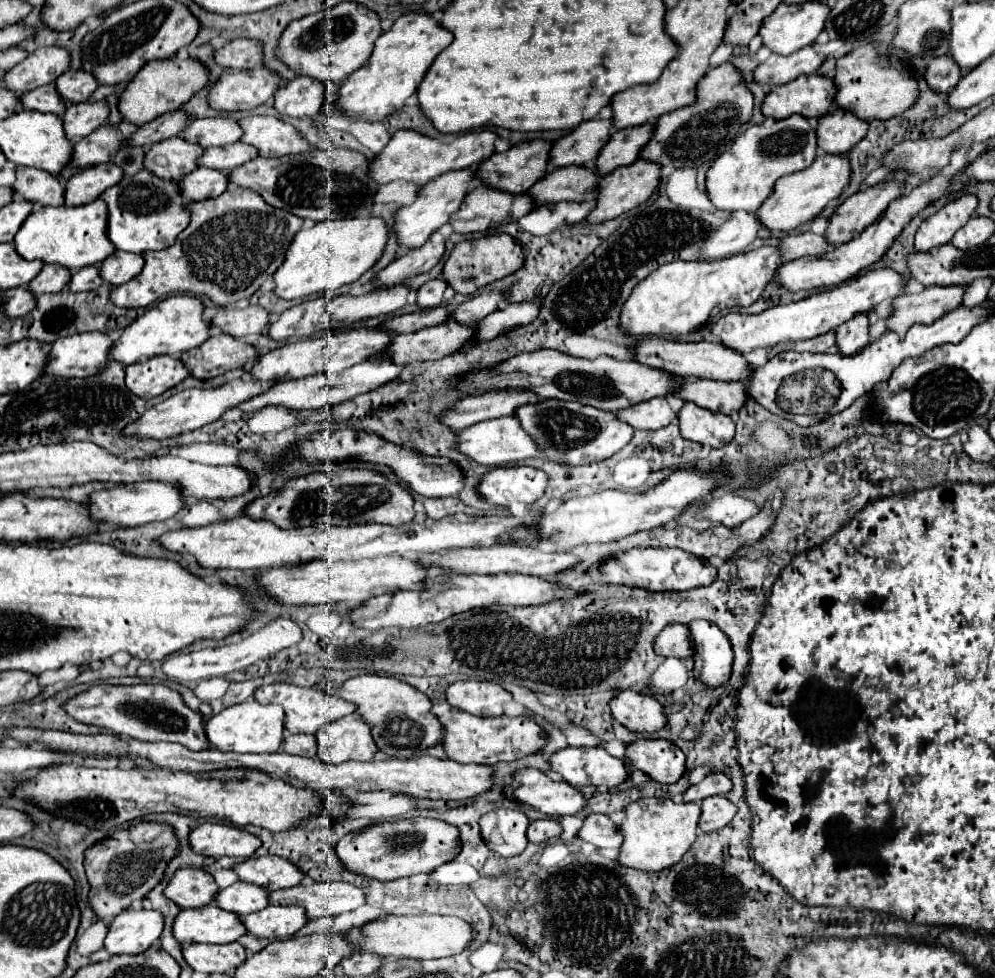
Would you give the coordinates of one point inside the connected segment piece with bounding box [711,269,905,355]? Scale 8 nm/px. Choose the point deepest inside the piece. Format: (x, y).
(821, 312)

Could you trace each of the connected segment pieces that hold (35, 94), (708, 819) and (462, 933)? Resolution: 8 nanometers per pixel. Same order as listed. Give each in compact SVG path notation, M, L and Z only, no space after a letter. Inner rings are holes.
M53 85L37 87L37 89L21 95L19 101L25 109L41 111L41 113L55 113L55 115L63 115L65 107L67 107L63 103L63 99L59 99L59 91L55 91Z
M707 797L701 803L701 811L703 813L699 819L699 829L703 833L711 833L729 825L735 817L737 807L727 797Z
M391 915L385 919L371 921L361 929L353 927L347 931L347 937L351 939L351 943L359 945L361 951L371 951L377 953L379 957L391 955L391 957L411 957L411 959L441 959L461 953L473 939L473 927L459 917L447 917L447 915Z

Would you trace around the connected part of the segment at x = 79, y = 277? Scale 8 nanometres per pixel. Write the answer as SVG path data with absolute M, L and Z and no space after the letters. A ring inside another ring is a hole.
M91 265L91 267L83 267L81 271L77 271L71 277L69 283L69 291L93 291L103 283L101 275L99 275L99 267Z

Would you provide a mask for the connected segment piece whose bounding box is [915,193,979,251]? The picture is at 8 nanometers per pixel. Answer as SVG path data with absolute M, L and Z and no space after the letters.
M963 193L961 197L949 201L941 211L937 211L929 221L923 221L915 235L915 249L929 251L935 245L949 243L957 229L961 229L969 217L975 215L975 207L979 199L971 193Z

